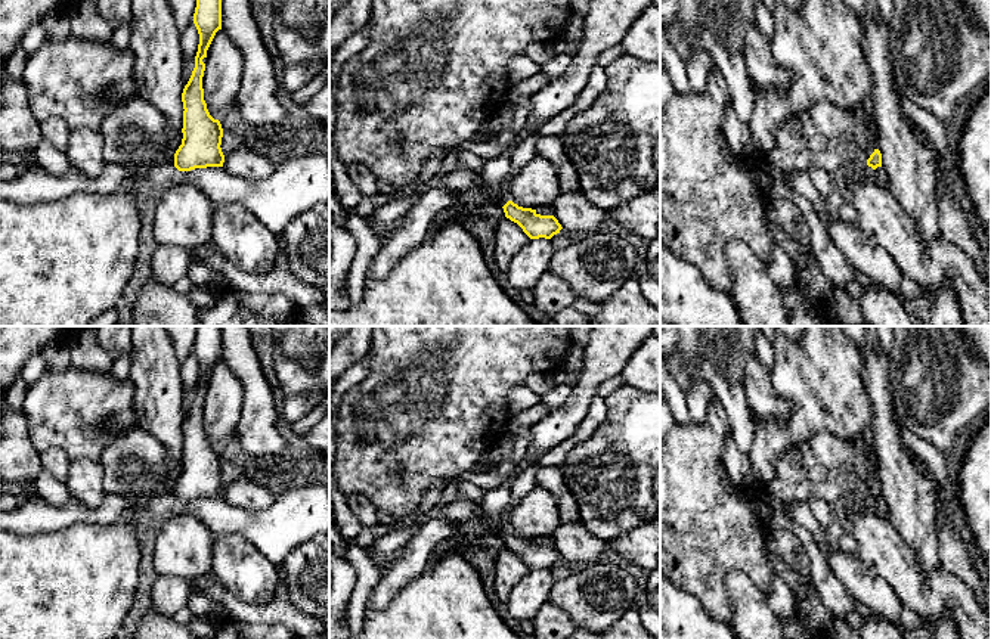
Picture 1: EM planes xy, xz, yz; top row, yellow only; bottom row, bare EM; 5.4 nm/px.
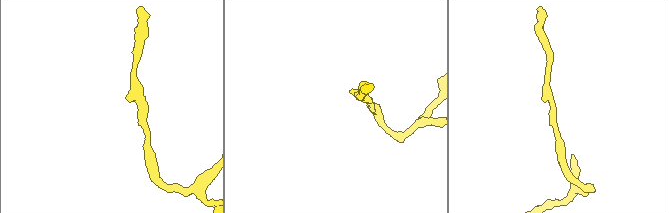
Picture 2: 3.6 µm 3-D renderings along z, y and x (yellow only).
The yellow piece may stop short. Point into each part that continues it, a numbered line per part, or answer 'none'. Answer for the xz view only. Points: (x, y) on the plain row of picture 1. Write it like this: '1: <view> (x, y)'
none

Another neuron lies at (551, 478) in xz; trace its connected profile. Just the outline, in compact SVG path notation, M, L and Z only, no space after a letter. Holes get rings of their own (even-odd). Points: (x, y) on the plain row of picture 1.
M561 465L542 468L536 475L536 486L555 497L563 522L580 519L577 502L566 483Z

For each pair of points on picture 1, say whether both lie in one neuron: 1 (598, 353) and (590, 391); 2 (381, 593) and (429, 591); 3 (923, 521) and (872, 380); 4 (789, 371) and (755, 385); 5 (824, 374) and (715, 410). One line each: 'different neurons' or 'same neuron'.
1: same neuron
2: different neurons
3: same neuron
4: different neurons
5: different neurons

